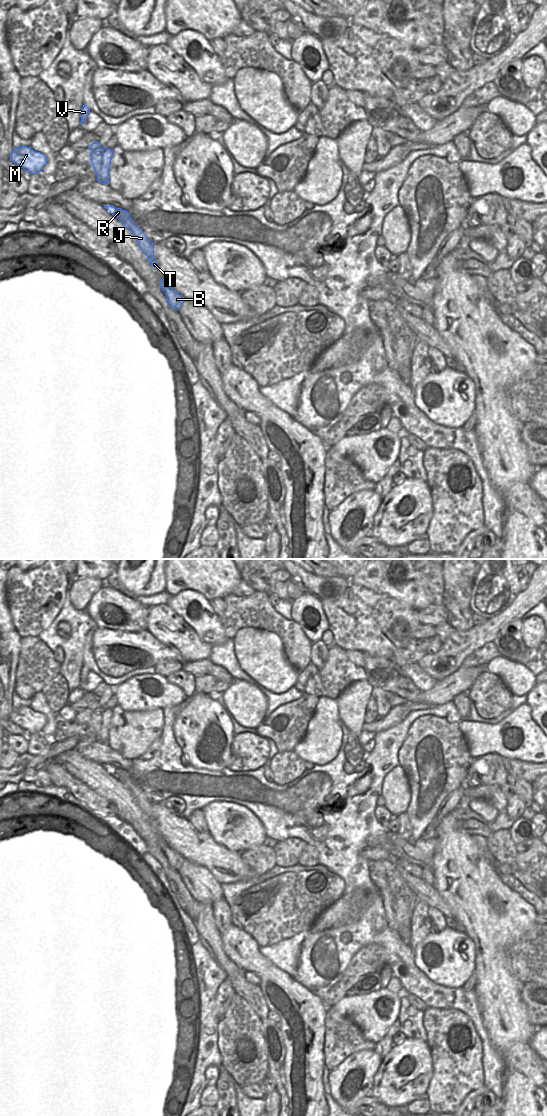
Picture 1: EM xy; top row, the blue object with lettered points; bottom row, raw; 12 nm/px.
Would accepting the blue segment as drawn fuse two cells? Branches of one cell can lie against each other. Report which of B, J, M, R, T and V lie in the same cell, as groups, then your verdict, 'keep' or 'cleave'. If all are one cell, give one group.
B J R T V / M | cleave

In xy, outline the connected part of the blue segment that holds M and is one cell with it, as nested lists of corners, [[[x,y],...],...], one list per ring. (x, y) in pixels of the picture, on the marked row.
[[[26,146],[14,149],[10,154],[10,160],[29,174],[42,172],[44,165],[47,163],[47,157],[44,154]]]

